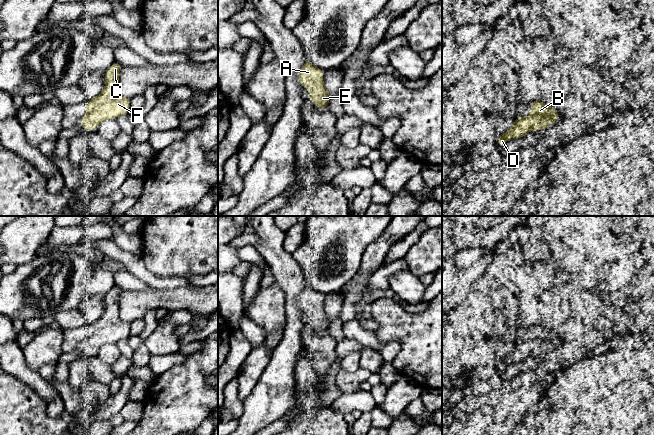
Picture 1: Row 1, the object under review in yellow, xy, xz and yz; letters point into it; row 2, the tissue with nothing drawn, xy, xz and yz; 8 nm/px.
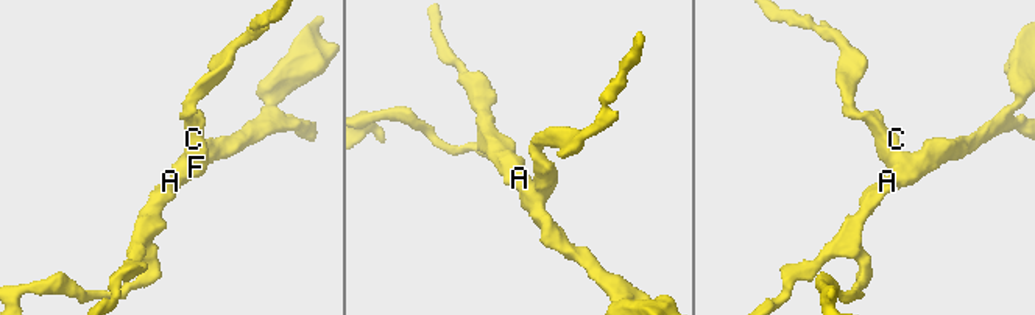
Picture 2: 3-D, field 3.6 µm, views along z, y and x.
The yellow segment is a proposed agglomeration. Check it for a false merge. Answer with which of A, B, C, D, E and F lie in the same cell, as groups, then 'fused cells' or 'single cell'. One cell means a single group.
A B C D E F; single cell

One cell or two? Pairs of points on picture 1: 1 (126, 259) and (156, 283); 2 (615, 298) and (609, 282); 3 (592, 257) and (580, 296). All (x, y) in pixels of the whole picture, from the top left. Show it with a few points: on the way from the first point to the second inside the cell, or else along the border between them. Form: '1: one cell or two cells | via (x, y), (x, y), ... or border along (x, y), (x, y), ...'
1: one cell | via (133, 264), (149, 278)
2: two cells | border along (625, 285), (609, 292)
3: two cells | border along (565, 277), (589, 290)

